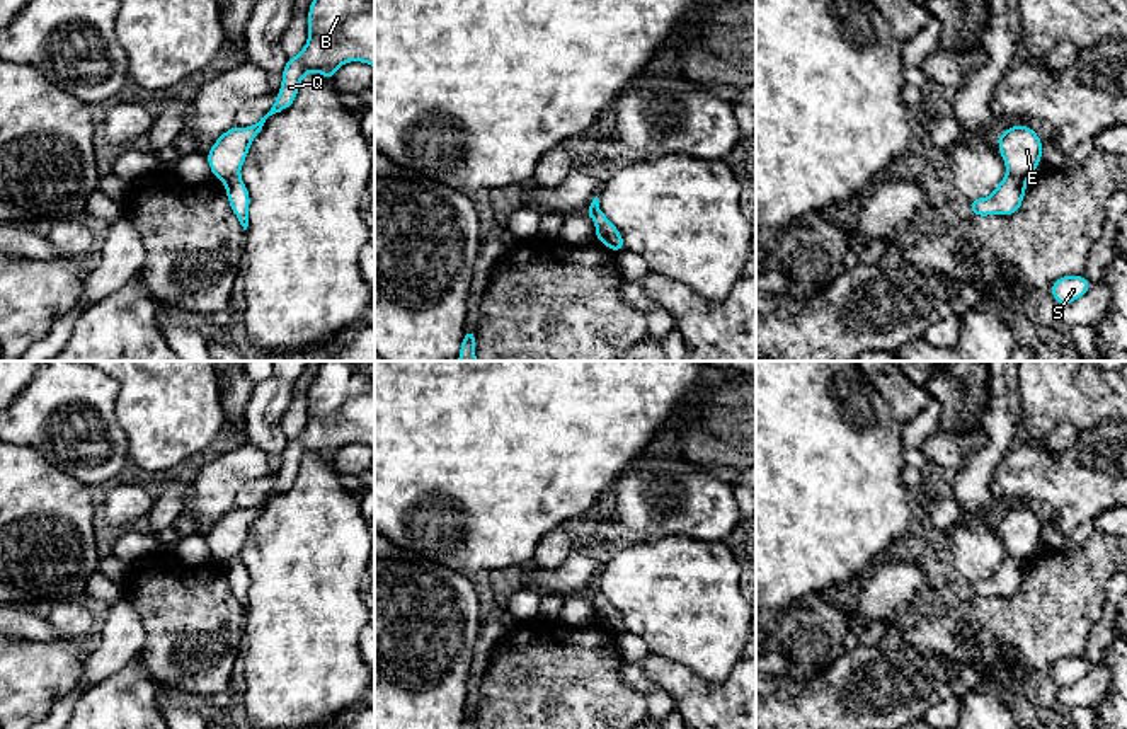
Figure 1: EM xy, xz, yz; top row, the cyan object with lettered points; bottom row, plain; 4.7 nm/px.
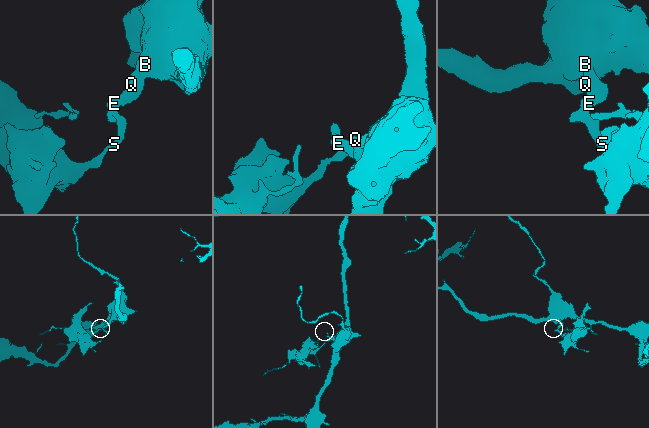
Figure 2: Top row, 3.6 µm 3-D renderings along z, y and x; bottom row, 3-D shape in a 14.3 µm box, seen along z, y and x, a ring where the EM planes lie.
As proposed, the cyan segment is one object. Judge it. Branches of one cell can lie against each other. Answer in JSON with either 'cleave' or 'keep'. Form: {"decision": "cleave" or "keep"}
{"decision": "cleave"}

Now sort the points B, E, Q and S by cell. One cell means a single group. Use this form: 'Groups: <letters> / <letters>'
Groups: B E Q / S

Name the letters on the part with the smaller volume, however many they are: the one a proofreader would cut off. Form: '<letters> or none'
S

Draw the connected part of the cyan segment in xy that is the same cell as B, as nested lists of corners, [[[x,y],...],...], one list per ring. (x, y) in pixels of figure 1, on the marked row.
[[[313,0],[308,9],[308,41],[281,72],[283,83],[271,111],[249,128],[232,126],[206,153],[215,179],[238,175],[249,148],[266,119],[293,106],[308,72],[334,80],[340,65],[363,61],[375,68],[375,0]]]

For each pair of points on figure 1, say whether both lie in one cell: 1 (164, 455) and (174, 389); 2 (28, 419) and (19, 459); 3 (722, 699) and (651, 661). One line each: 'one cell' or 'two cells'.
1: one cell
2: two cells
3: one cell

